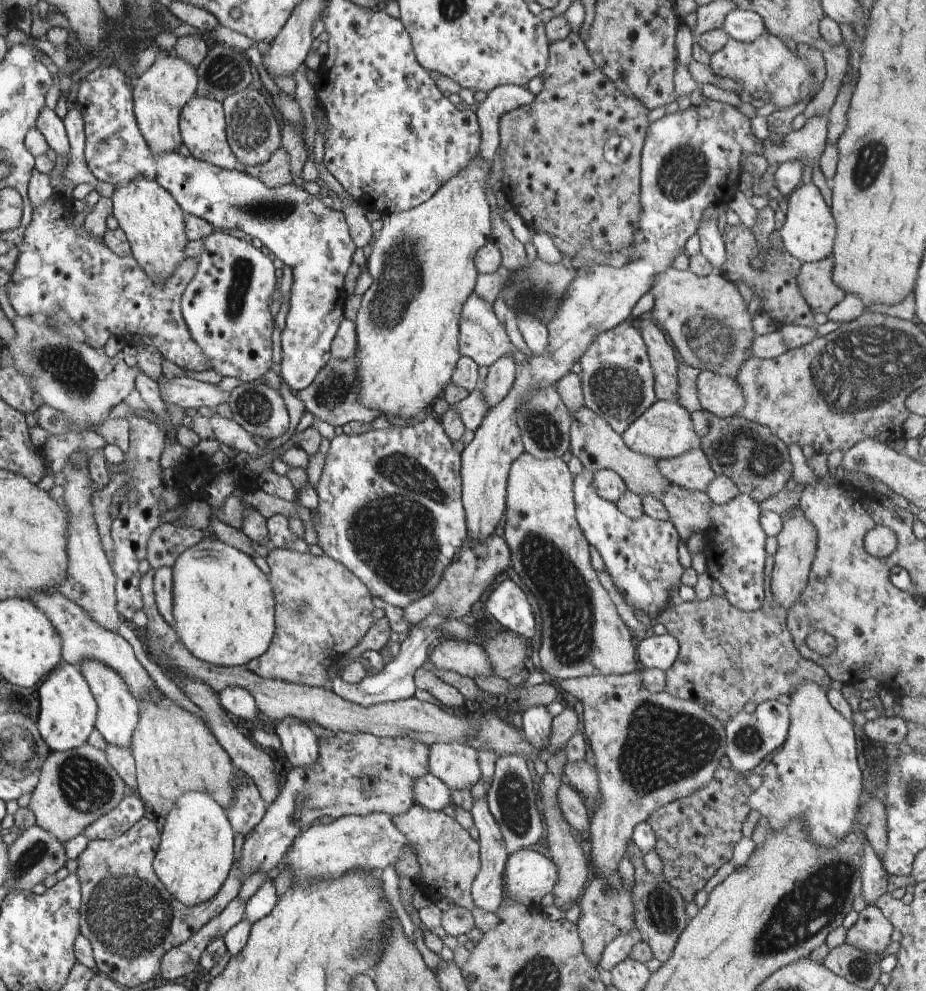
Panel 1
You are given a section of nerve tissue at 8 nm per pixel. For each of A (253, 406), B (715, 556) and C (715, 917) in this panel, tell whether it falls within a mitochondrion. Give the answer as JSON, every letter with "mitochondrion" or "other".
{"A":"mitochondrion","B":"other","C":"other"}

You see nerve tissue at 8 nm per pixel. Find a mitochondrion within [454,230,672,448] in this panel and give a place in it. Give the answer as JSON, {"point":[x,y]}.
{"point":[618,392]}

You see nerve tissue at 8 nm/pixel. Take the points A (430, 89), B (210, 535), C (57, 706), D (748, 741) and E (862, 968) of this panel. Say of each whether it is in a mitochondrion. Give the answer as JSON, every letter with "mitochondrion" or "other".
{"A":"other","B":"other","C":"other","D":"mitochondrion","E":"mitochondrion"}

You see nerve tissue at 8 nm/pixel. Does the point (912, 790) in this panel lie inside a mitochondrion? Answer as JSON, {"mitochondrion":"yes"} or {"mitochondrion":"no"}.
{"mitochondrion":"yes"}

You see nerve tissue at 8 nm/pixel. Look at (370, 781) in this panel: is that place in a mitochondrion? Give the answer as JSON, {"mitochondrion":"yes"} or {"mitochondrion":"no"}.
{"mitochondrion":"no"}

